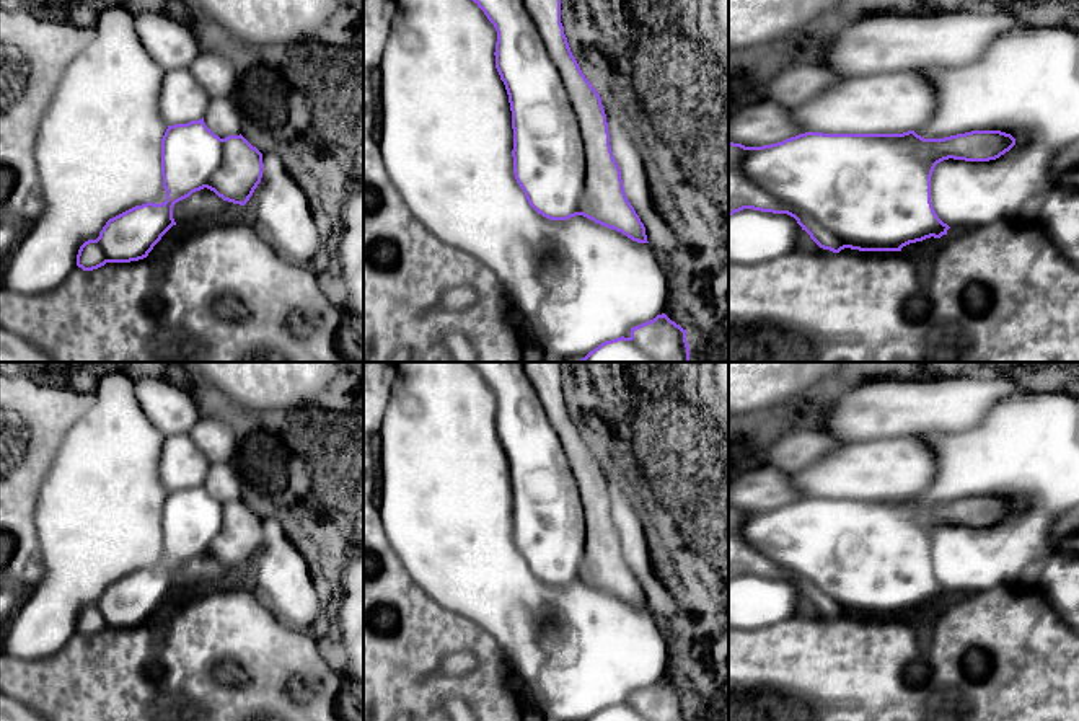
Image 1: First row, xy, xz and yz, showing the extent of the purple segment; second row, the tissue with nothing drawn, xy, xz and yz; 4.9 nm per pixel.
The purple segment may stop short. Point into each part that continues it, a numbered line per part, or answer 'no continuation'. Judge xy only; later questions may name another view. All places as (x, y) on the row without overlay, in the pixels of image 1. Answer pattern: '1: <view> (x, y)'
no continuation

